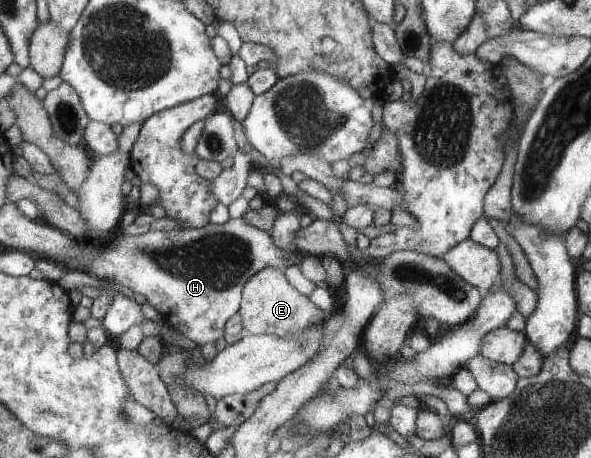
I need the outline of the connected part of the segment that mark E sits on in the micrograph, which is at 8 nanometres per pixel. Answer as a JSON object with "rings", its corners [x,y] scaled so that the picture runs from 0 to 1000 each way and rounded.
{"rings":[[[455,581],[435,594],[416,618],[411,633],[411,657],[404,683],[411,694],[415,721],[426,731],[460,729],[482,731],[497,721],[509,727],[541,701],[552,699],[555,683],[541,677],[525,651],[504,638],[484,607],[481,587]]]}

